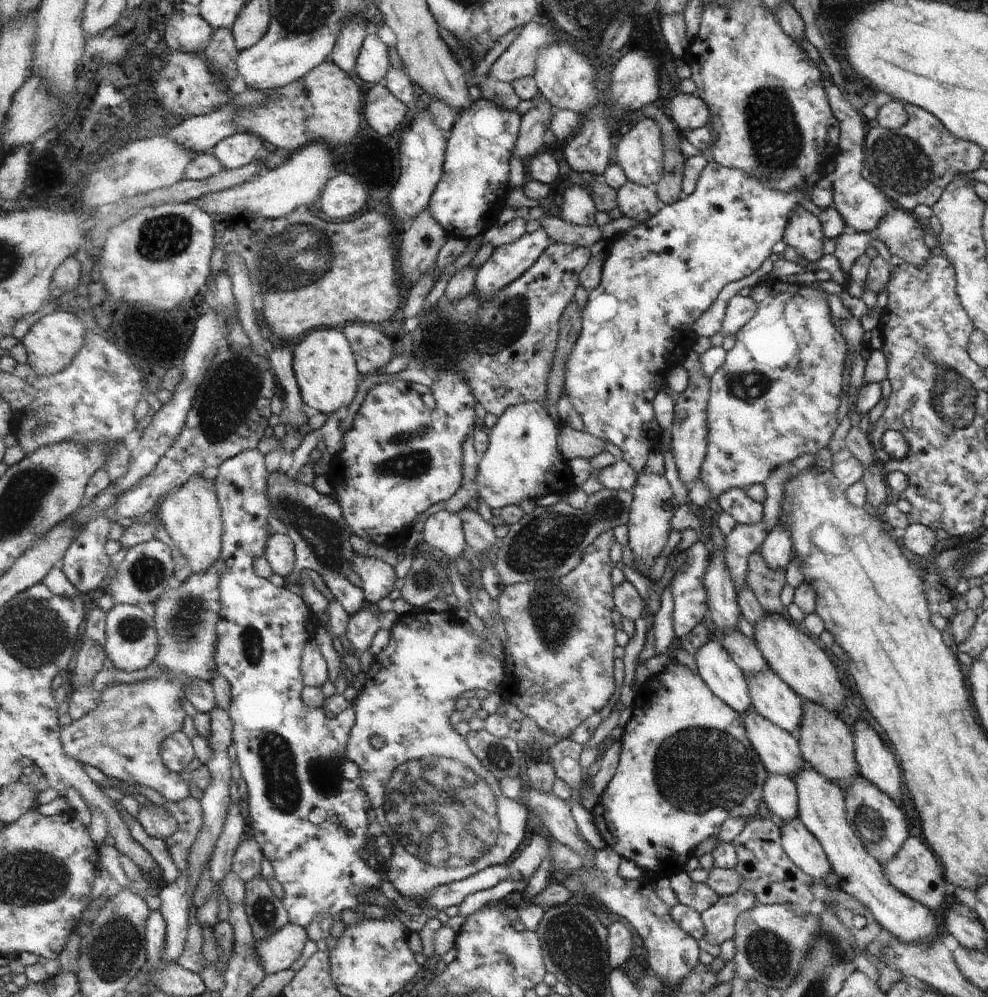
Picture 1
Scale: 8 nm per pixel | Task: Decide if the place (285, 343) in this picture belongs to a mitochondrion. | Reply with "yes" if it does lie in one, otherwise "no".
no

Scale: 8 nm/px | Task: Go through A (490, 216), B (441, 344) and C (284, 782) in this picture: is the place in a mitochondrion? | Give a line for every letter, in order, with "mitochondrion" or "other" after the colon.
A: other
B: mitochondrion
C: mitochondrion

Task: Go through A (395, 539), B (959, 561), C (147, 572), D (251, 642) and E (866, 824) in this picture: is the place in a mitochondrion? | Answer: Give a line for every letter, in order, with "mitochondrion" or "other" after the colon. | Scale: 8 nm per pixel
A: other
B: mitochondrion
C: mitochondrion
D: mitochondrion
E: mitochondrion

